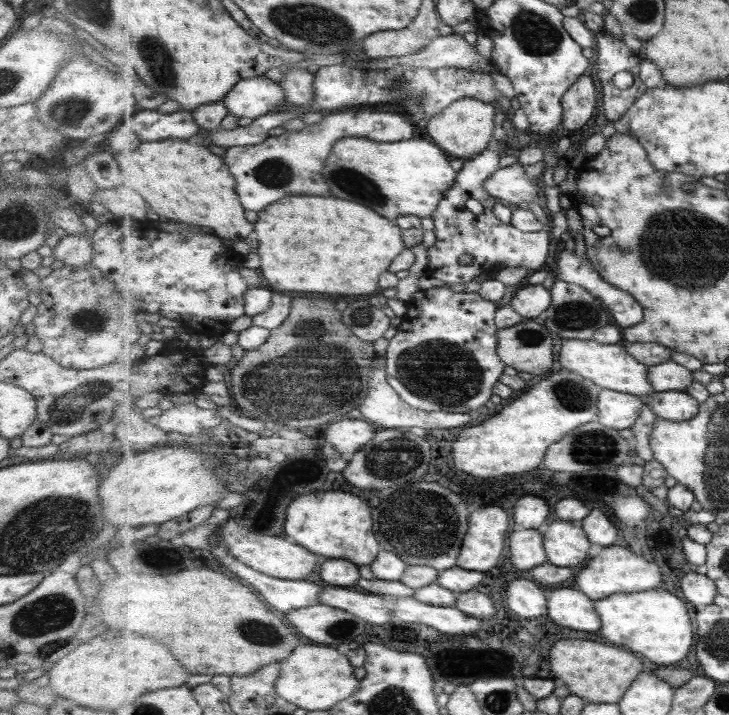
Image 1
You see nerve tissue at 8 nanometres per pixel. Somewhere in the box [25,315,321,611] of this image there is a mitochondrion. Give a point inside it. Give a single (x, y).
(86, 398)

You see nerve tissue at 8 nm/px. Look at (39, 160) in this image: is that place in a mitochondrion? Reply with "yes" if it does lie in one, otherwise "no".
no

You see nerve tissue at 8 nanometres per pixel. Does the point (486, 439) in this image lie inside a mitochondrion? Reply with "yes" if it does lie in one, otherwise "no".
no

